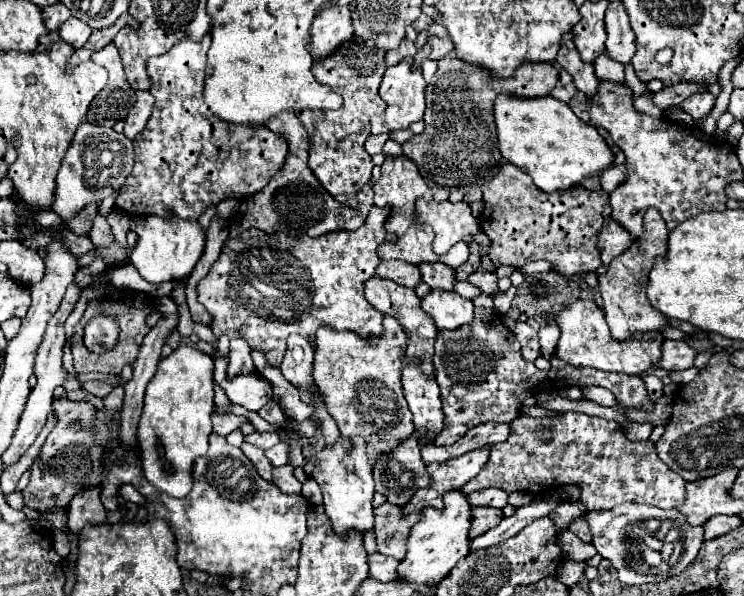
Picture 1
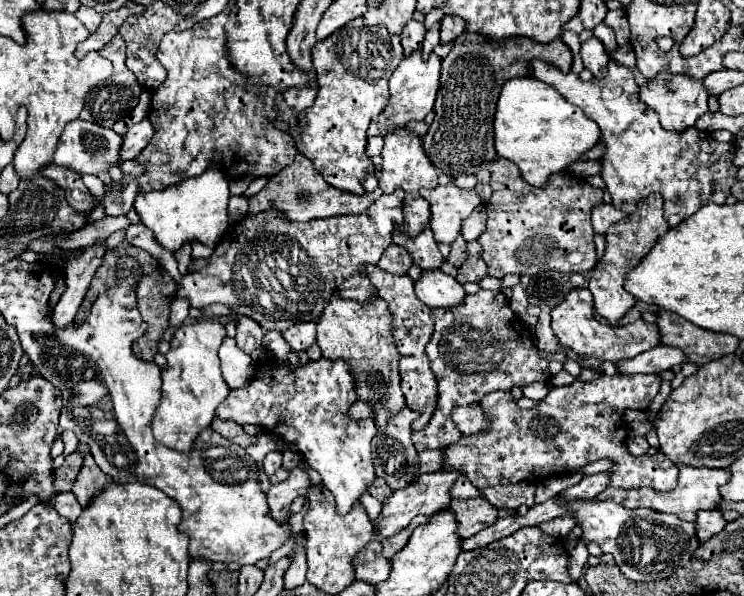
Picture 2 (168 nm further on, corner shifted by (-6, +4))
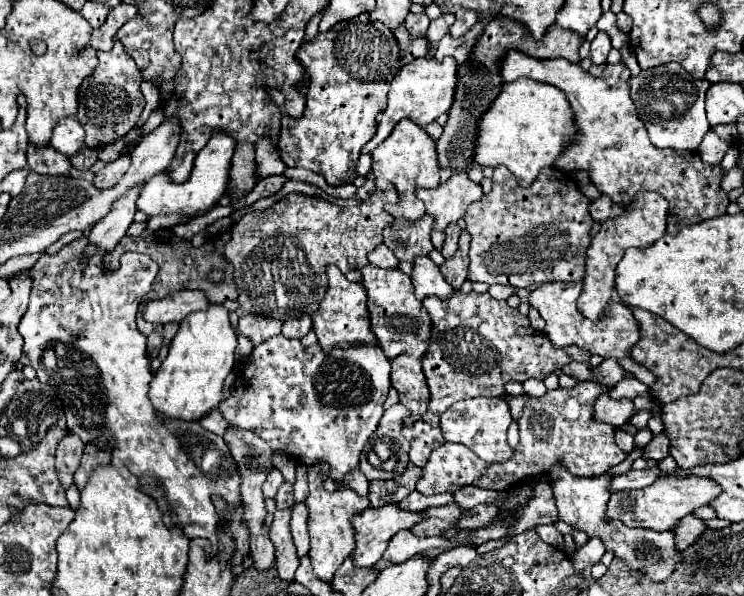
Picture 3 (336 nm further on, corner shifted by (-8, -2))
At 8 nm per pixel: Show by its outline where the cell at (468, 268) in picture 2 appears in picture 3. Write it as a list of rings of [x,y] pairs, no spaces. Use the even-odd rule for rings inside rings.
[[[462,230],[456,254],[452,258],[444,260],[444,264],[440,268],[446,282],[456,290],[462,286],[462,282],[466,280],[466,274],[468,274],[468,264],[470,264],[468,262],[468,250],[470,250],[470,234],[466,230]]]

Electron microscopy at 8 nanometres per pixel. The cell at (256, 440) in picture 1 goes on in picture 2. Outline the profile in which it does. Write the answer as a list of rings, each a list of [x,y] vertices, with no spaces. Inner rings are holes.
[[[214,418],[210,428],[214,428],[216,432],[220,432],[222,436],[226,436],[228,440],[232,440],[232,442],[240,444],[242,448],[248,448],[248,446],[256,444],[256,440],[258,440],[256,436],[248,436],[248,434],[242,430],[242,426],[240,426],[240,424],[236,424],[236,422],[228,422],[228,420]]]

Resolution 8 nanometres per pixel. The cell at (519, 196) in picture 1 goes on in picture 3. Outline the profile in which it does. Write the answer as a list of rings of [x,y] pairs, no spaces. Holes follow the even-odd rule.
[[[504,166],[494,168],[492,190],[484,194],[478,202],[474,202],[464,216],[466,230],[472,236],[468,280],[486,284],[508,284],[514,288],[532,288],[552,280],[562,280],[562,282],[582,280],[586,246],[590,244],[590,226],[592,226],[588,204],[590,200],[578,190],[576,182],[566,172],[556,170],[552,166],[542,168],[538,180],[534,180],[528,188],[518,186],[514,174],[510,174],[510,170],[506,170]]]

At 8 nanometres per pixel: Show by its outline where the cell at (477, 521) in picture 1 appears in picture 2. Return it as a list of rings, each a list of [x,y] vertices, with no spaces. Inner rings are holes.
[[[486,498],[472,500],[452,500],[448,504],[456,512],[456,520],[460,522],[460,536],[470,538],[478,534],[482,528],[492,526],[498,520],[498,508],[492,506]]]

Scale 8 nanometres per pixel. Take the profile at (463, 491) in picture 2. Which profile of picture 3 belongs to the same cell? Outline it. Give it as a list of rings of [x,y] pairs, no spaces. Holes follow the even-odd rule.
[[[416,490],[404,498],[398,508],[400,510],[410,510],[410,512],[420,512],[424,508],[430,508],[430,506],[442,506],[442,504],[450,504],[454,502],[454,496],[452,494],[436,494],[436,496],[424,496],[424,494],[418,494]]]

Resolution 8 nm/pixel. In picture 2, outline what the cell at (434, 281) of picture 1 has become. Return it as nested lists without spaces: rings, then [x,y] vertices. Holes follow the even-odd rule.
[[[424,228],[424,232],[418,238],[412,238],[412,240],[406,238],[402,232],[394,230],[392,242],[404,246],[410,252],[414,264],[420,266],[422,270],[440,268],[446,262],[446,258],[438,250],[438,244],[432,240],[432,230],[430,228]]]

